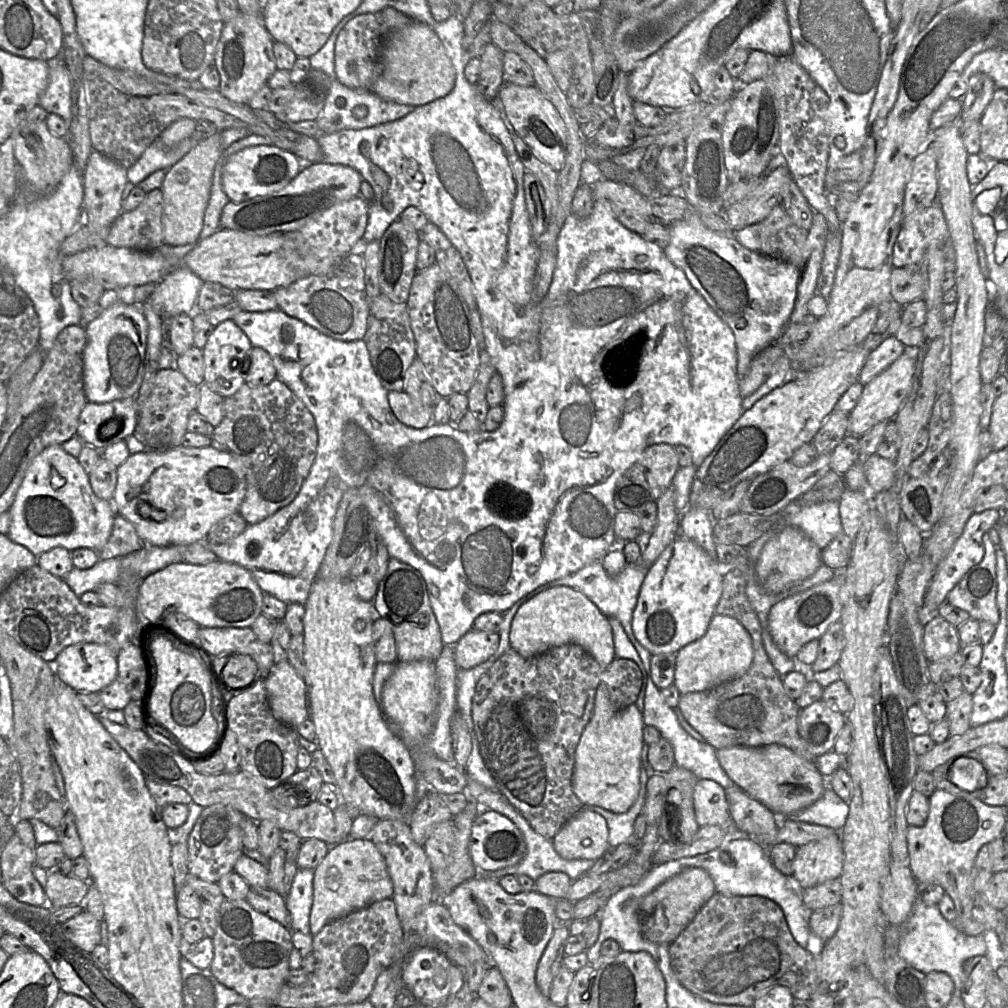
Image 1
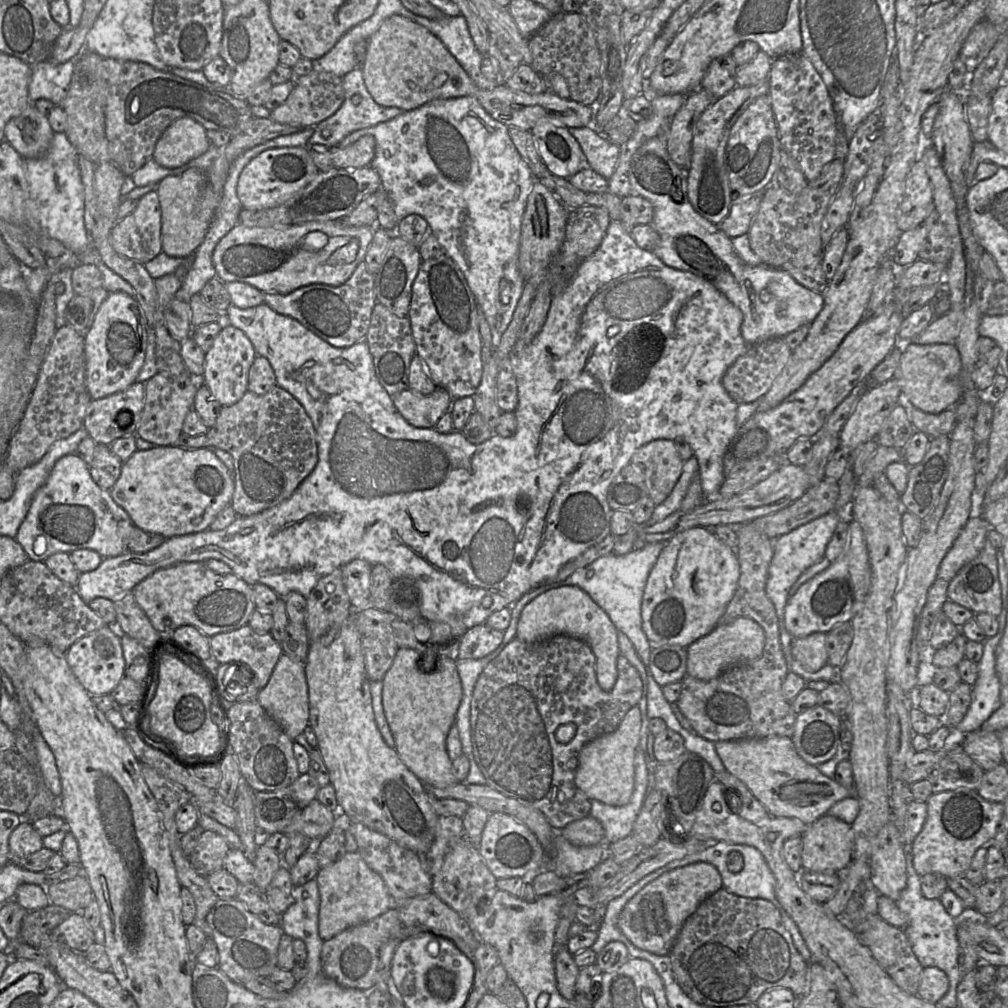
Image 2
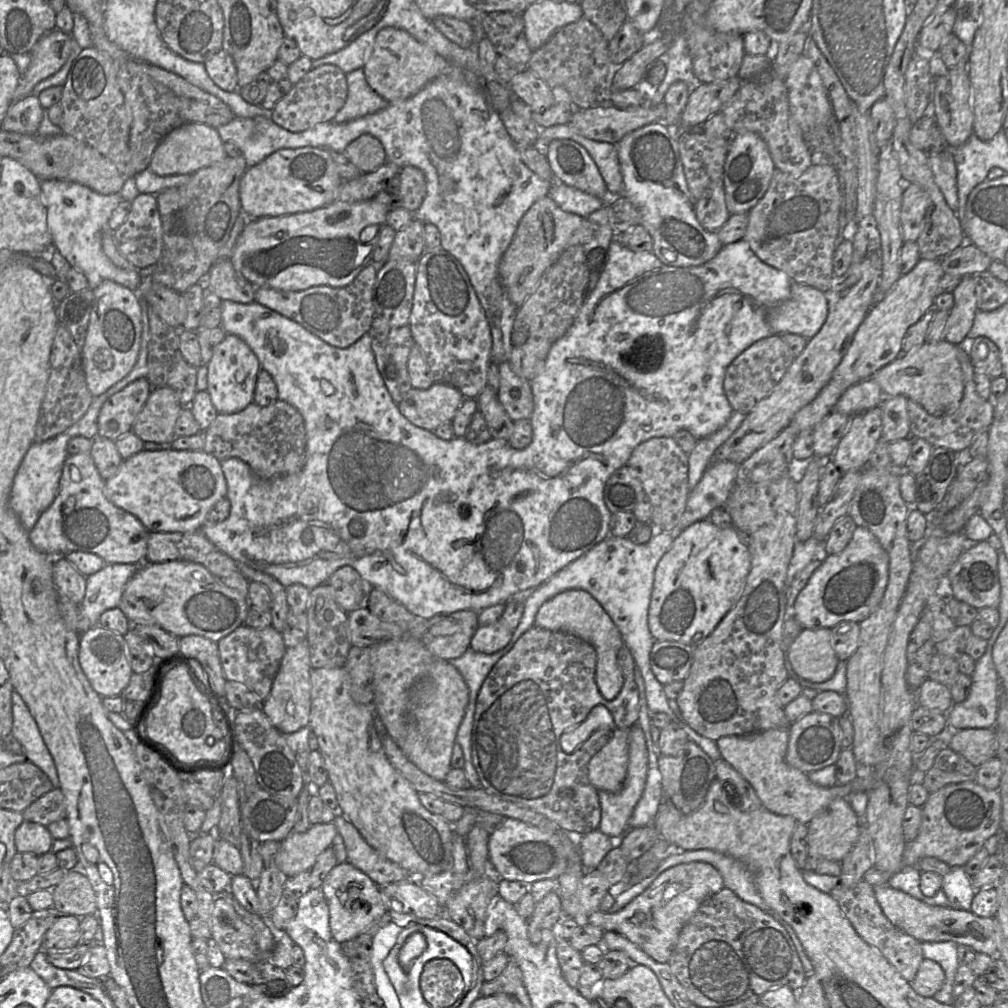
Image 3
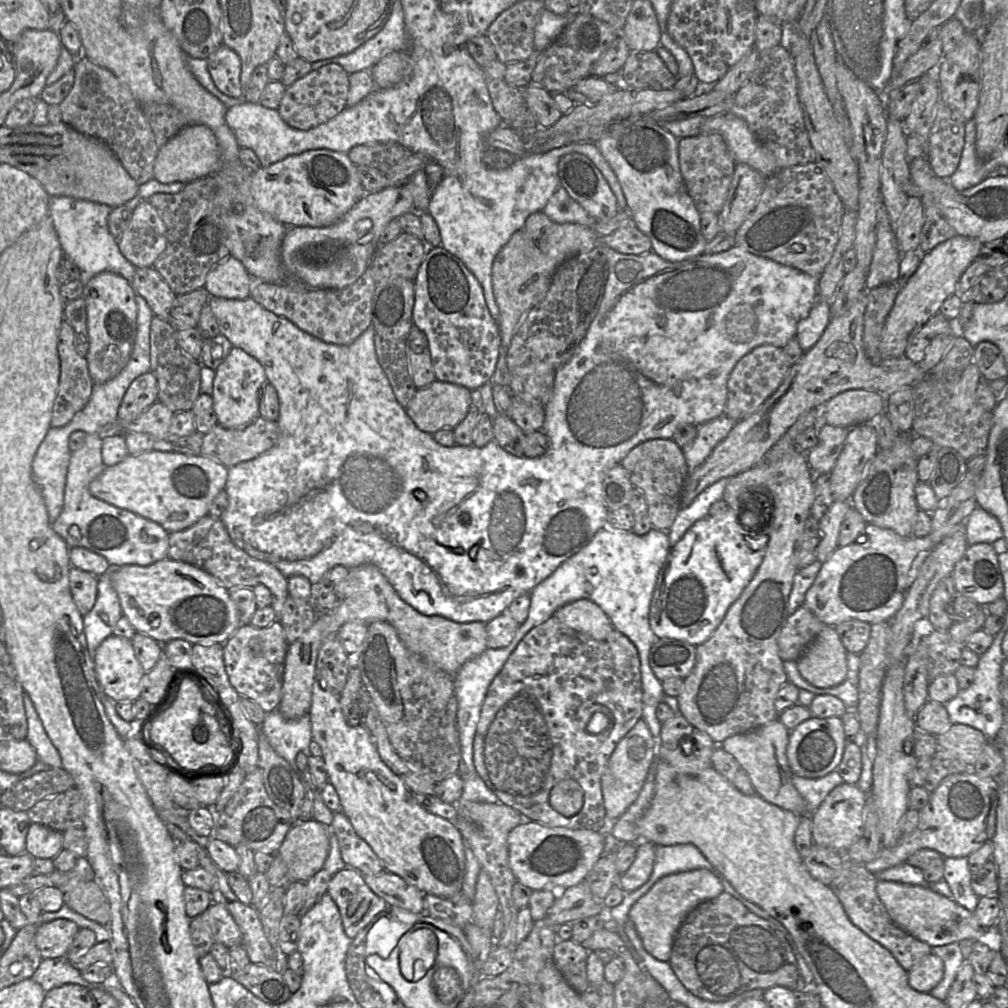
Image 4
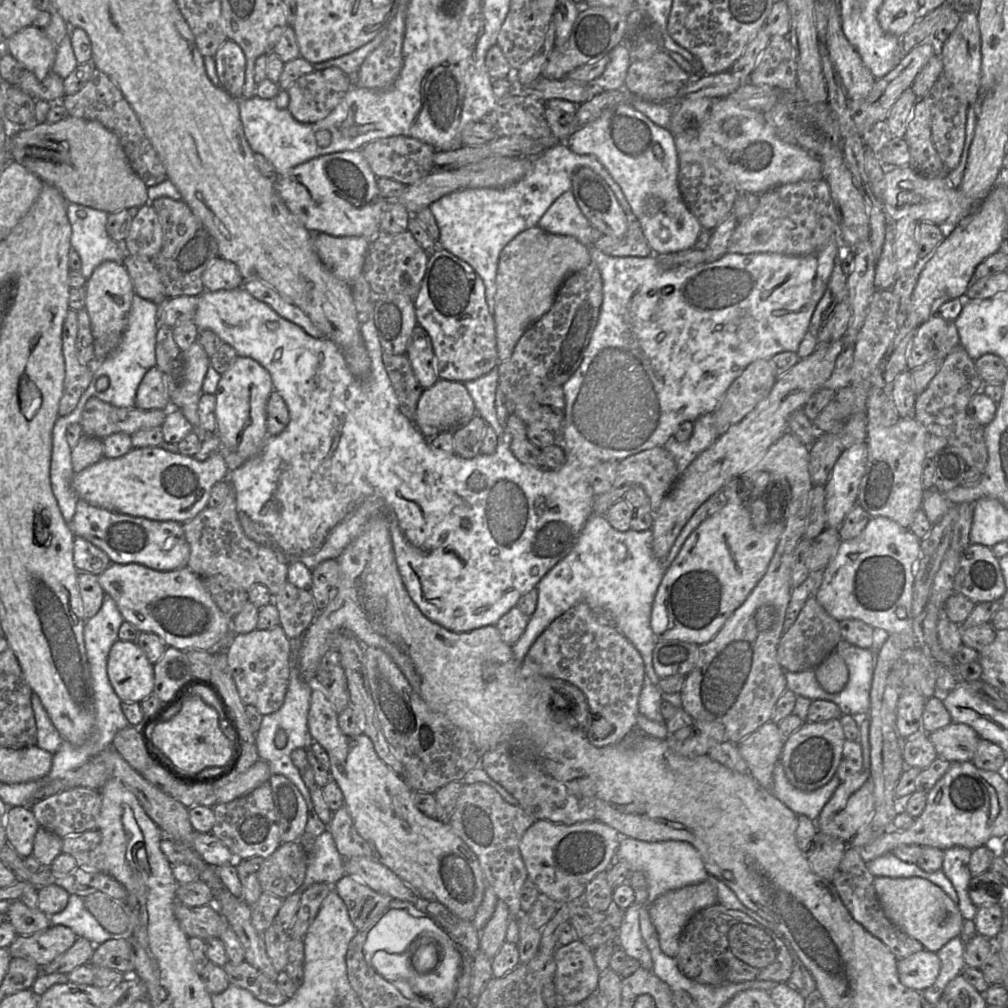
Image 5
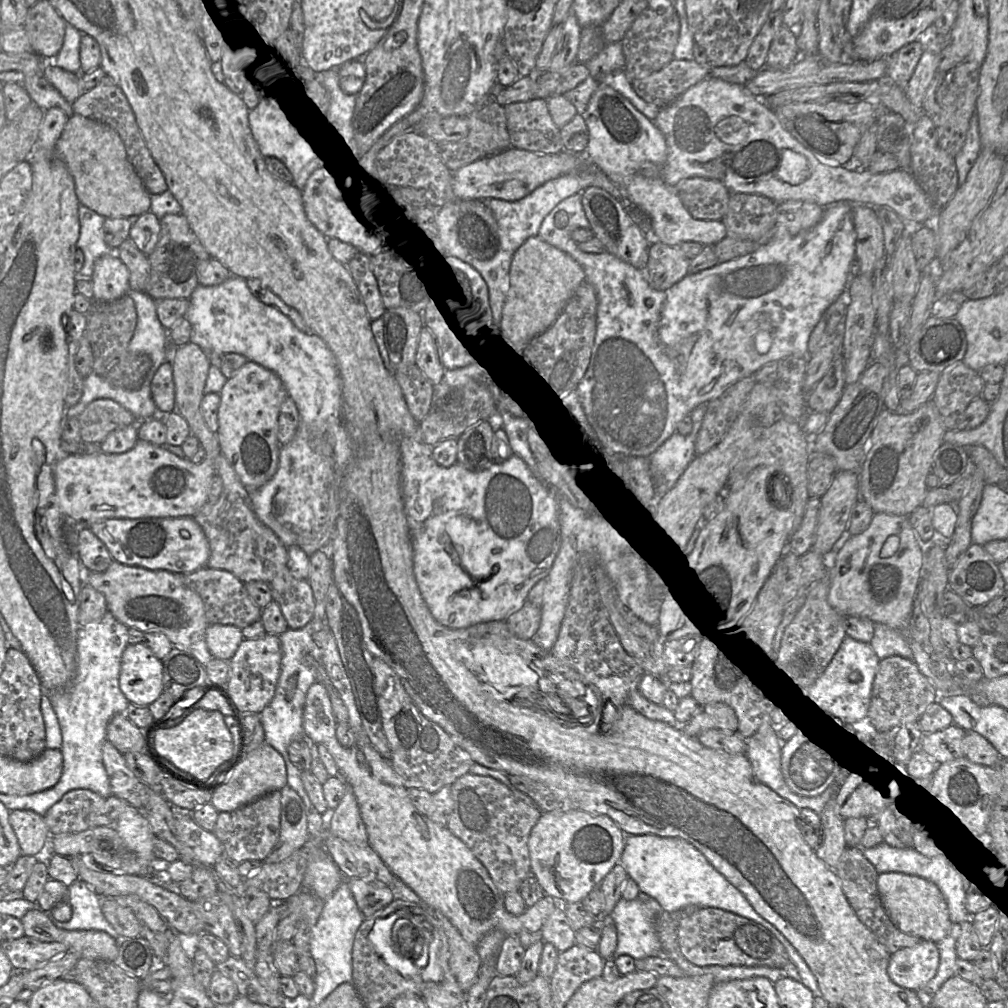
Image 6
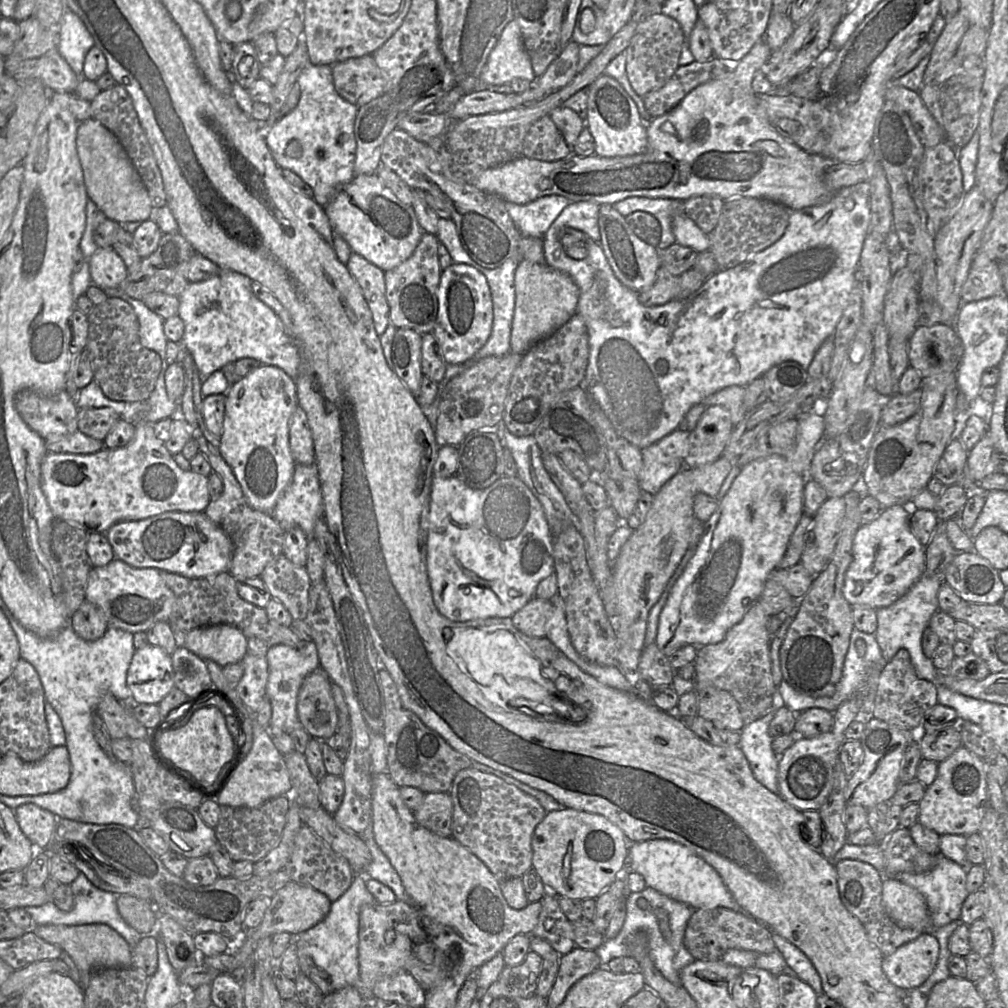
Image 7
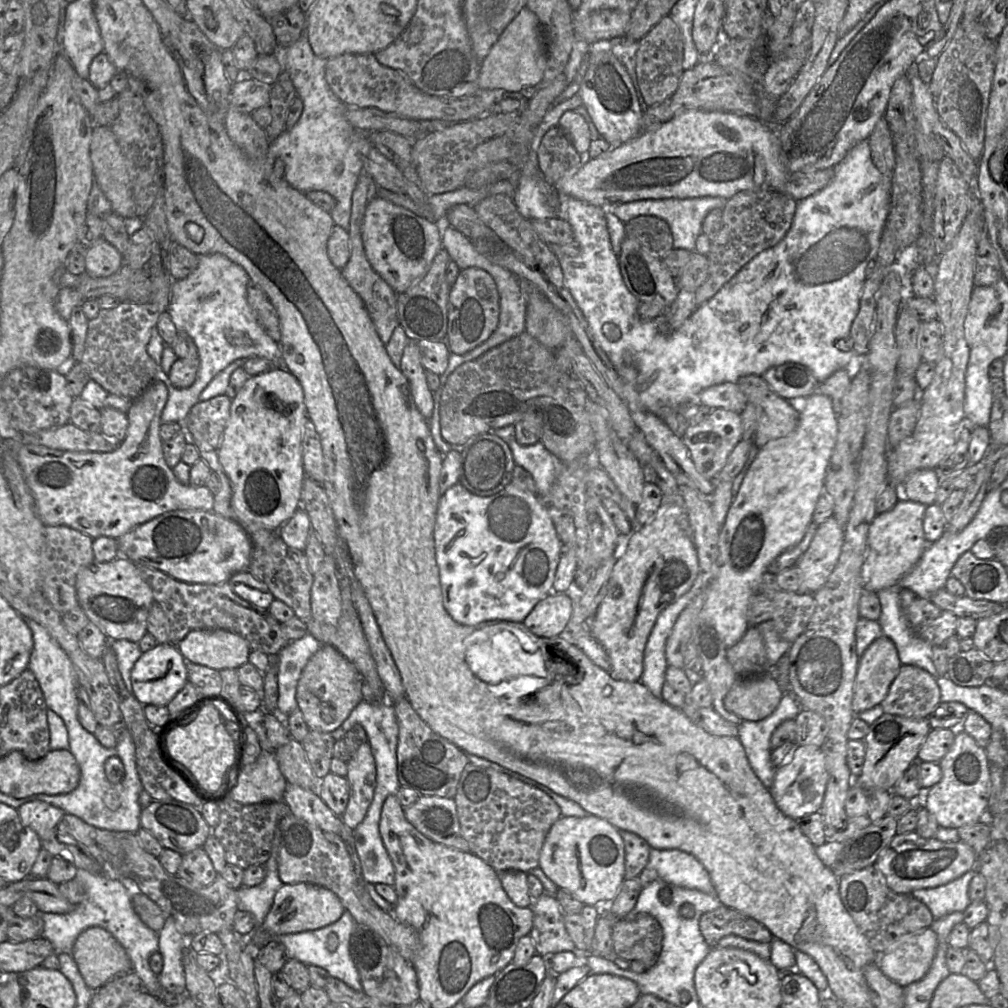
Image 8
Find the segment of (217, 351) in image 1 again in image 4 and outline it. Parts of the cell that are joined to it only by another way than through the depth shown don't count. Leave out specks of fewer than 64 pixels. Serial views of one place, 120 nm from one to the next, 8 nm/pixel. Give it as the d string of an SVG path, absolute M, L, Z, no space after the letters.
M232 347L225 360L215 370L213 381L213 408L218 424L228 429L238 429L259 417L259 397L267 383L263 366L257 359L238 347Z

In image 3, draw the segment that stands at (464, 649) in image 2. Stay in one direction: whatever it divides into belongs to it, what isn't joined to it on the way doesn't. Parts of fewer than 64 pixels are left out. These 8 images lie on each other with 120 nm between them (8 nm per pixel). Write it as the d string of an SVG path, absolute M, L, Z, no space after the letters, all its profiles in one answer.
M500 620L480 625L475 630L469 649L483 654L493 654L503 649L511 639L513 631Z

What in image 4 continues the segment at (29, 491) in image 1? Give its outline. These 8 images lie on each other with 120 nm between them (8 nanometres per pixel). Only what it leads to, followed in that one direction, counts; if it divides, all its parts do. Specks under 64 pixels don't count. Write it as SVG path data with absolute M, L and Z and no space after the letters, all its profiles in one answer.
M87 434L83 445L71 453L64 490L63 509L51 524L68 546L83 547L102 555L111 567L148 566L168 558L169 532L161 525L129 510L113 506L94 497L89 484L104 470L102 440L104 434Z

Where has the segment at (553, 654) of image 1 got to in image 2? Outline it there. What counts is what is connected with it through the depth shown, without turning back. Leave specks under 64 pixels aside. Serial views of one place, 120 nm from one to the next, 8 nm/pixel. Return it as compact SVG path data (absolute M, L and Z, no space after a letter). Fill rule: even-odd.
M559 634L534 642L511 640L483 669L471 699L473 755L487 785L538 809L554 829L562 829L570 822L590 815L591 800L575 784L579 752L589 741L618 727L625 714L638 705L642 688L637 669L619 655L617 680L610 691L603 690L596 679L596 658L590 646L576 637ZM568 723L576 725L576 734L570 742L560 743L556 739L556 730Z

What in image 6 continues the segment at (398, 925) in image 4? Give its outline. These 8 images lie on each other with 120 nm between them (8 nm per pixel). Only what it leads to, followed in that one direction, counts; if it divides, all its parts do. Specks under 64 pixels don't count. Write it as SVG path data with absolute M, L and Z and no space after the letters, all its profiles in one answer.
M390 914L386 918L377 921L371 932L369 933L369 941L371 942L373 949L375 952L384 960L384 962L398 971L400 974L406 973L408 975L420 975L421 972L423 972L423 968L419 968L415 962L412 960L412 958L407 958L403 955L401 955L399 952L397 952L394 948L394 944L392 941L392 928L393 925L398 921L398 919L407 919L411 921L411 923L416 927L420 929L425 929L421 924L416 925L409 917L402 916L397 917L396 915Z

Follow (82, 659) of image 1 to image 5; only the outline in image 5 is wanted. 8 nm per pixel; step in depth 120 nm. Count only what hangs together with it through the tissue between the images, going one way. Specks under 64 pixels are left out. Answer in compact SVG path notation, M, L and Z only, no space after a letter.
M118 639L107 659L107 674L122 701L142 702L153 692L154 665L135 641Z

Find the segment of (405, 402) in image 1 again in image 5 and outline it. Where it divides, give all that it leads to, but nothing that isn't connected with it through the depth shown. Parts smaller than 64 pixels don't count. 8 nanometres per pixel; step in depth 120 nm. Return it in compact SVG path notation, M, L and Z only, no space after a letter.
M439 379L424 389L414 425L426 437L465 425L476 414L474 401L462 382Z

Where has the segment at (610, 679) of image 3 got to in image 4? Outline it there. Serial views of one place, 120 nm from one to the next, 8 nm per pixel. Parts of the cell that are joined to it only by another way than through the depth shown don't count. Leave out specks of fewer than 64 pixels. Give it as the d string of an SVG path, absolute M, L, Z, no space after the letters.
M580 599L558 609L554 616L567 627L601 641L614 629L607 615L594 602Z

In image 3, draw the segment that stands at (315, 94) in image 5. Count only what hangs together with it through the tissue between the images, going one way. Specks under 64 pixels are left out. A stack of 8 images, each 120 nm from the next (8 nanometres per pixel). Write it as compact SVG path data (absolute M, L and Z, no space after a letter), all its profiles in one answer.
M332 64L311 69L274 107L271 119L274 123L291 132L301 132L313 126L331 122L344 106L348 95L346 74Z

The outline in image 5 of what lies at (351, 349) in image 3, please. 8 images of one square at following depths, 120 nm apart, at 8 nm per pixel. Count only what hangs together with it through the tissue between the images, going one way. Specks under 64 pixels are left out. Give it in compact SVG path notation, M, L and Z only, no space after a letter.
M841 240L830 241L821 251L808 255L727 252L714 262L673 269L662 268L654 254L648 257L615 257L594 246L590 247L591 261L597 265L603 282L603 301L583 360L576 372L562 386L566 406L558 443L564 449L566 461L559 469L543 469L520 462L510 450L513 438L506 430L498 436L497 448L490 455L480 453L474 458L466 459L454 452L448 453L434 448L399 409L397 394L382 360L383 349L374 319L370 318L360 326L371 368L366 380L358 380L349 371L343 353L333 341L310 336L300 326L281 317L269 305L253 297L243 286L215 292L205 290L198 296L198 307L193 320L198 329L213 331L222 342L231 345L238 356L250 357L262 365L270 374L274 390L284 399L289 410L289 423L286 428L278 435L267 436L259 454L248 459L239 468L229 471L227 476L236 494L237 513L243 531L250 539L272 549L288 564L299 561L312 570L325 559L337 559L372 517L382 516L389 524L395 560L404 585L413 602L426 617L454 632L468 632L496 625L504 614L517 606L522 595L537 587L542 577L562 560L577 542L585 523L594 513L594 501L598 496L594 495L591 475L597 465L611 460L621 461L641 451L663 447L674 437L682 422L695 421L703 414L713 413L731 383L750 363L758 359L770 359L781 352L798 351L804 335L808 332L817 304L825 293L836 263L840 242Z

